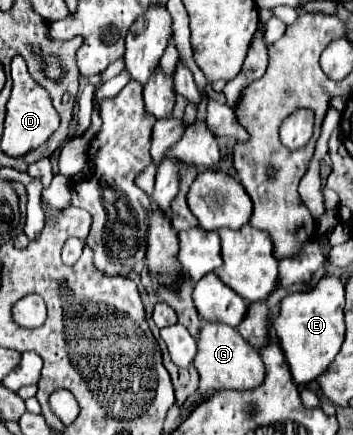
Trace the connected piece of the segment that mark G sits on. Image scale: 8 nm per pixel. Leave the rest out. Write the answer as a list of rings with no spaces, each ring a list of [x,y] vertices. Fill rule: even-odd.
[[[206,323],[200,329],[198,353],[194,363],[200,373],[198,393],[210,393],[210,391],[222,391],[222,389],[234,389],[234,391],[256,389],[260,387],[260,383],[264,383],[264,375],[266,375],[260,351],[244,343],[244,337],[238,333],[236,327],[224,327],[224,323],[220,325]]]

